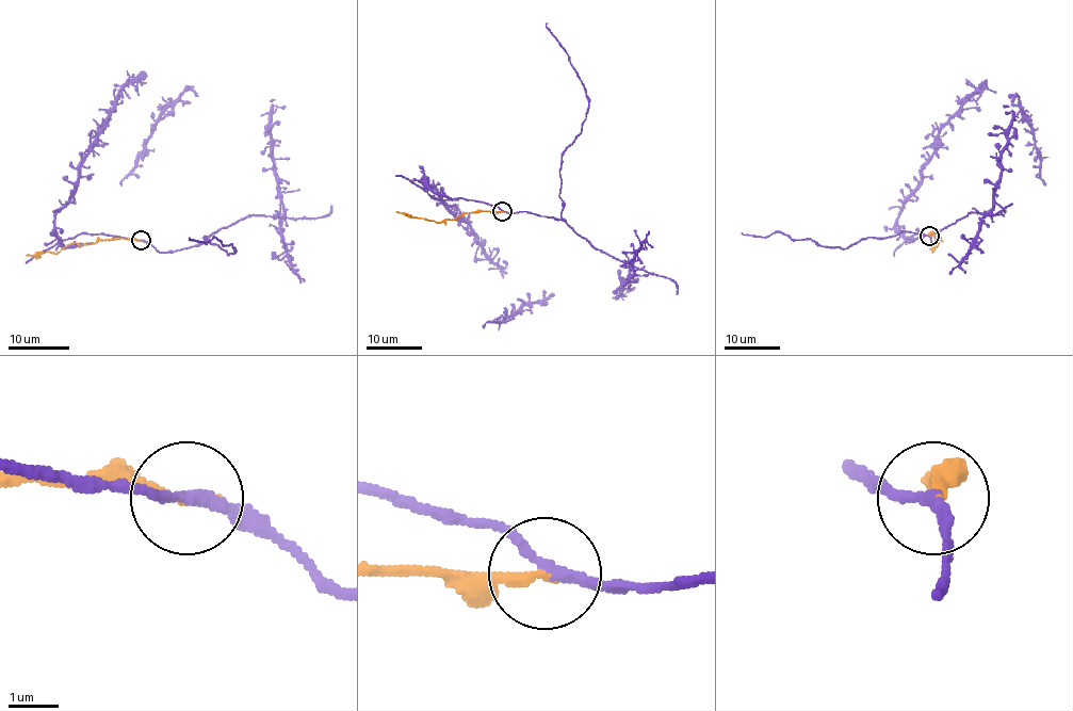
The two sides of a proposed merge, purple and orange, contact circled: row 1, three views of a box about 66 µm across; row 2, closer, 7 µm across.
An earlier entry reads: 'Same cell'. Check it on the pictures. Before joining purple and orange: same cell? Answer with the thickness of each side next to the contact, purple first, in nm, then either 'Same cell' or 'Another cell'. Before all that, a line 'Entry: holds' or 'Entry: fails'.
Entry: fails
Thickness 220 nm (purple) against 190 nm. Another cell

